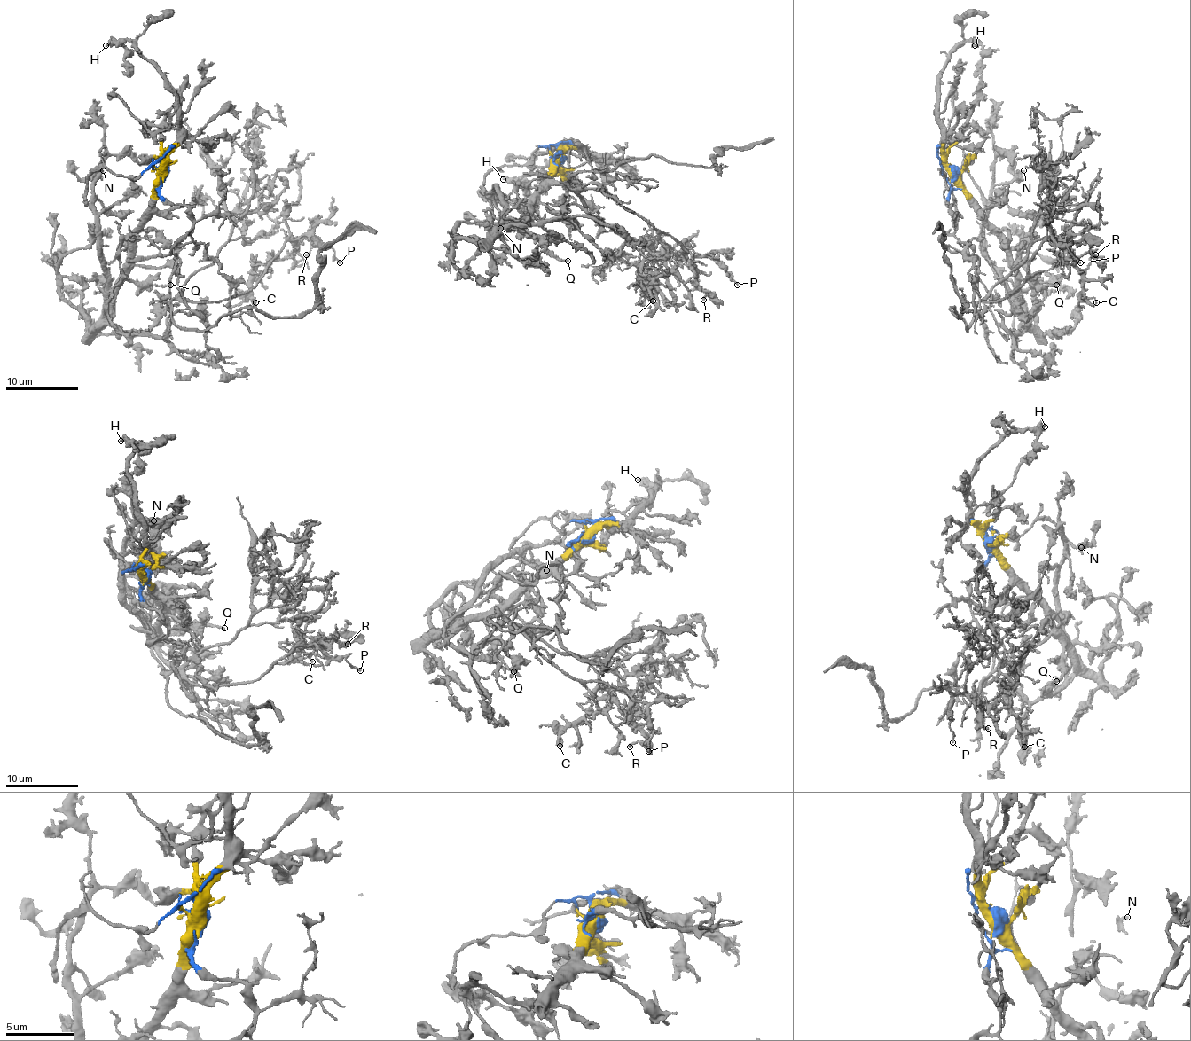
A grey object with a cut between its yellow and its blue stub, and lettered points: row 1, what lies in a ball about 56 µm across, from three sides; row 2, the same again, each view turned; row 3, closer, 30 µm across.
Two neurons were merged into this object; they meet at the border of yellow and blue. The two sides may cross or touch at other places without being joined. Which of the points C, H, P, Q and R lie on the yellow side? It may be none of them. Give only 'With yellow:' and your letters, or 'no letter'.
With yellow: H, Q

